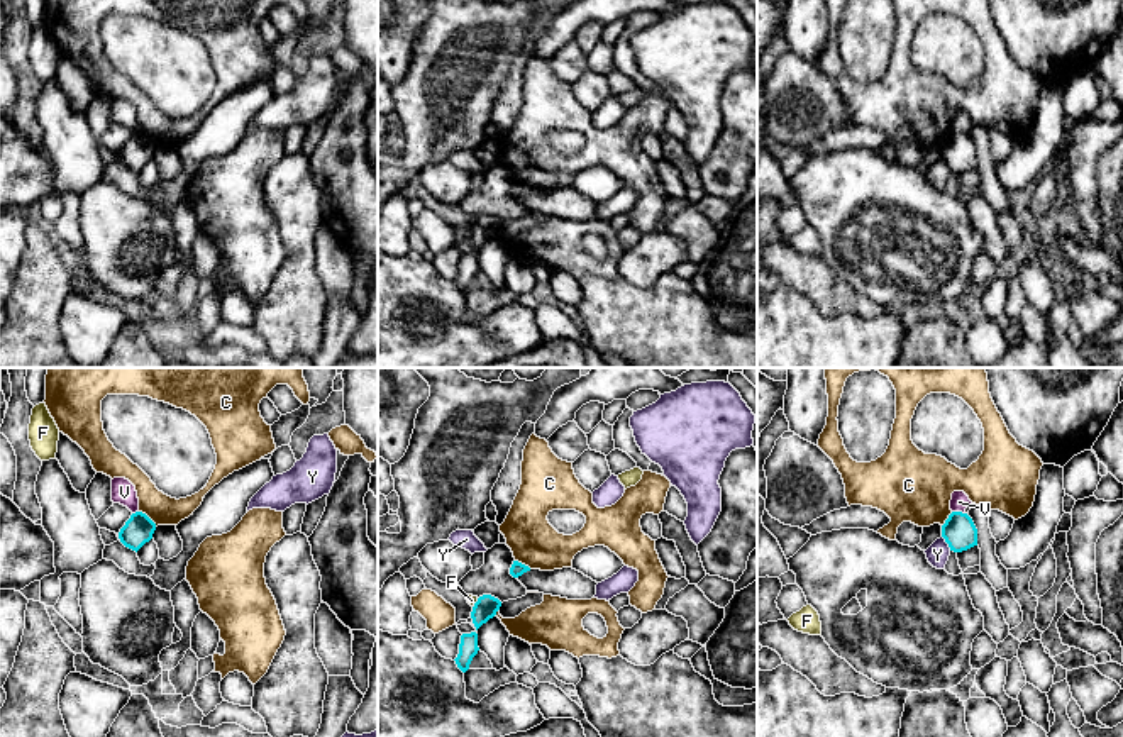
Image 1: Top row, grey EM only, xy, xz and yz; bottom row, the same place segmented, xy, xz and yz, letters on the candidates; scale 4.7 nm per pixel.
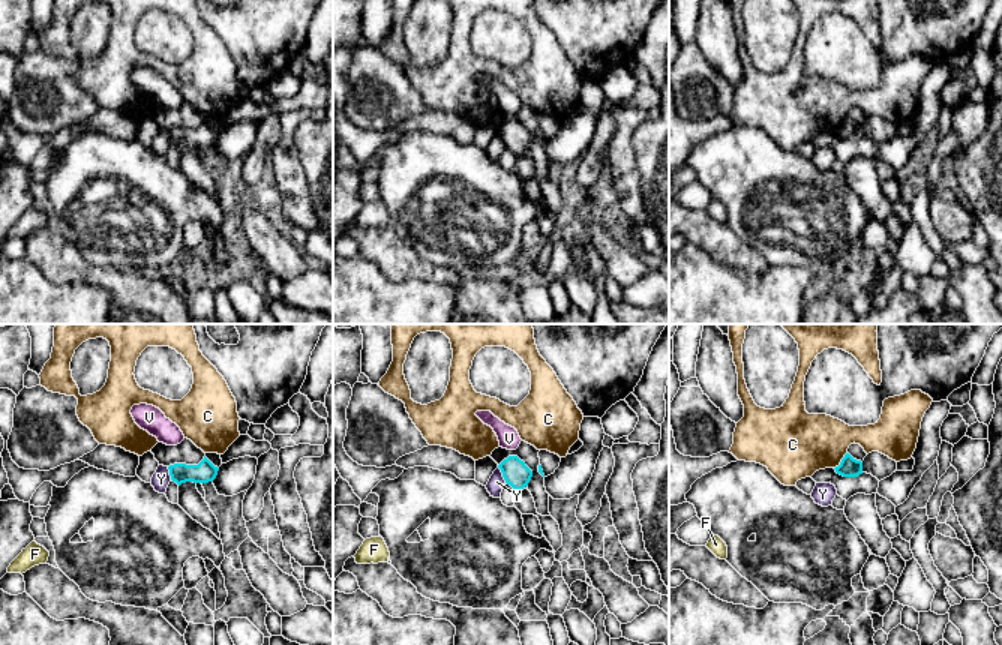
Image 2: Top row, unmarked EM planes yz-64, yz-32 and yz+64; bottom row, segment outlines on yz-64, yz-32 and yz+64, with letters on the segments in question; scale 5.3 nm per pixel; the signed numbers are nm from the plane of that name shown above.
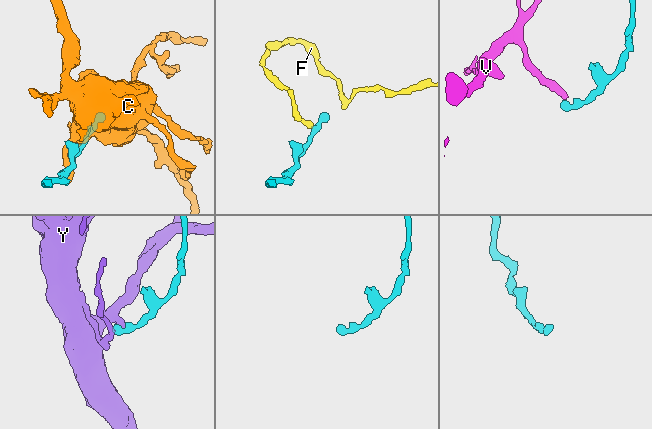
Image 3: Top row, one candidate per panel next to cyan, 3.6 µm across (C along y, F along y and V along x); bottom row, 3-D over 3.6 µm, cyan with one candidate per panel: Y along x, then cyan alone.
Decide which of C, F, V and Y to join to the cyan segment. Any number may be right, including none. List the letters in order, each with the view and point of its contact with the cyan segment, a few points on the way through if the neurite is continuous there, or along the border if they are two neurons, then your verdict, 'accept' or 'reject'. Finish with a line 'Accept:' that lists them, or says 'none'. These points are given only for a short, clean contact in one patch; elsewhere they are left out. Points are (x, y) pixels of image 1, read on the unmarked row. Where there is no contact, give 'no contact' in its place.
C: meets cyan in xy at (148, 138); reject
F: meets cyan in xz at (475, 224); border along xz (478, 219), (473, 227); reject
V: meets cyan in yz at (959, 132); border along yz (952, 131), (964, 134); reject
Y: meets cyan in yz at (945, 161); border along yz (942, 156), (951, 170); reject
Accept: none

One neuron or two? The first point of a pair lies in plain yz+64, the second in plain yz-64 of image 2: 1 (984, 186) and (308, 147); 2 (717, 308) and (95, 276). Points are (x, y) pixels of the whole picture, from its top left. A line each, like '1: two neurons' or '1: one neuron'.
1: one neuron
2: two neurons

